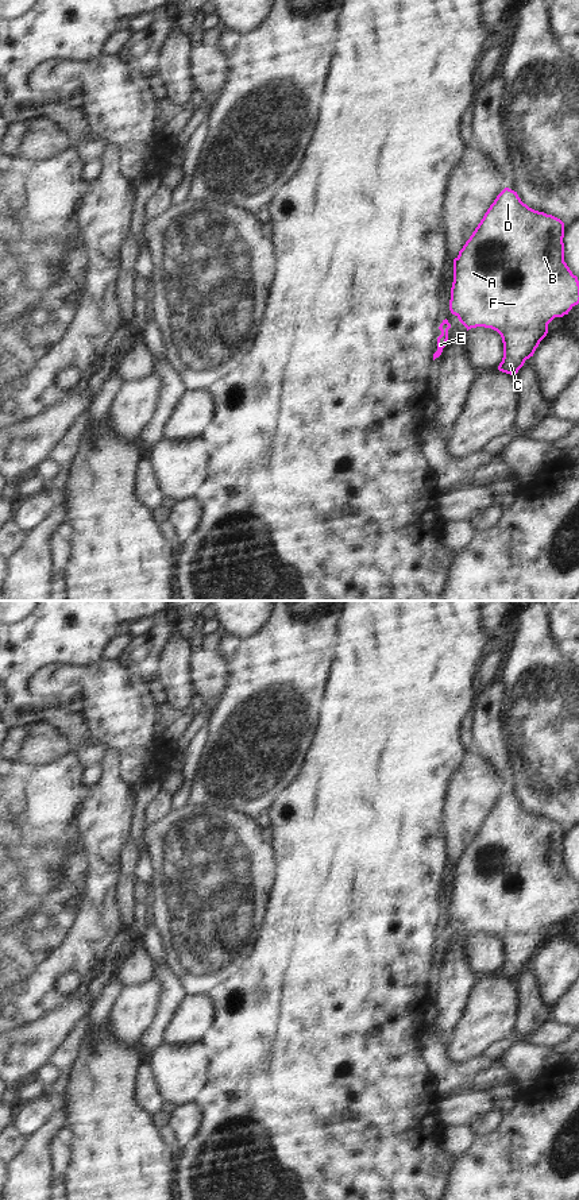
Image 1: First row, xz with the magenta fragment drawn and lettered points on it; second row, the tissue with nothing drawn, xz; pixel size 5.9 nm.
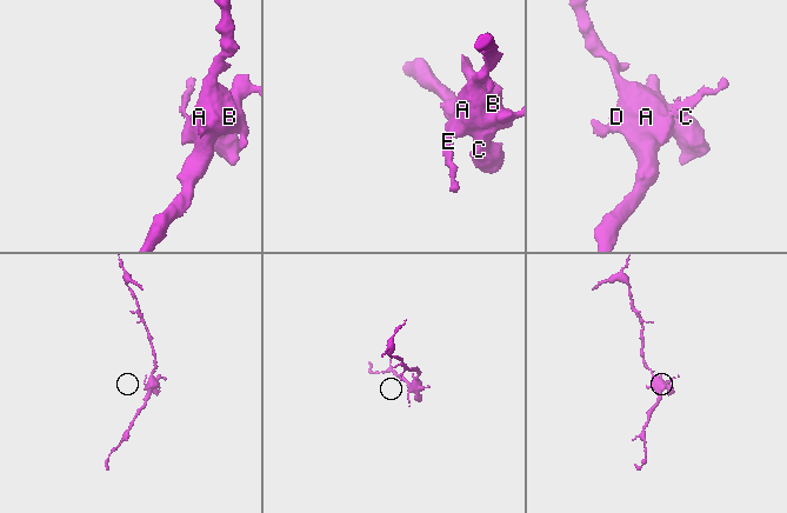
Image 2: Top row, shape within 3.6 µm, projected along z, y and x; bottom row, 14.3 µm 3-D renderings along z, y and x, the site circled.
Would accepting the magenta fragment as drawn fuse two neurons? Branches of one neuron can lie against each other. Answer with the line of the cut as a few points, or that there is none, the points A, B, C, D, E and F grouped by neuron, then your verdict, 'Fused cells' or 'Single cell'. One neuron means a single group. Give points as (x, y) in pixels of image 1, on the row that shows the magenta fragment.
No split. Groups: A B C D E F. Single cell.

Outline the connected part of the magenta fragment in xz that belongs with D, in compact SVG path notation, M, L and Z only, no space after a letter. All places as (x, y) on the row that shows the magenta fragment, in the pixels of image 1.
M505 188L490 205L483 219L453 259L453 282L449 310L468 329L476 327L497 331L503 343L498 370L516 377L525 360L533 356L548 333L548 324L563 317L579 304L579 281L564 262L564 223L521 201L517 192Z

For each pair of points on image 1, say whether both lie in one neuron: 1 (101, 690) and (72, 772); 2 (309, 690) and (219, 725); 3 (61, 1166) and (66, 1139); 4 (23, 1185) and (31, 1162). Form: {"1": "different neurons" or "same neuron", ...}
{"1": "different neurons", "2": "same neuron", "3": "same neuron", "4": "same neuron"}

